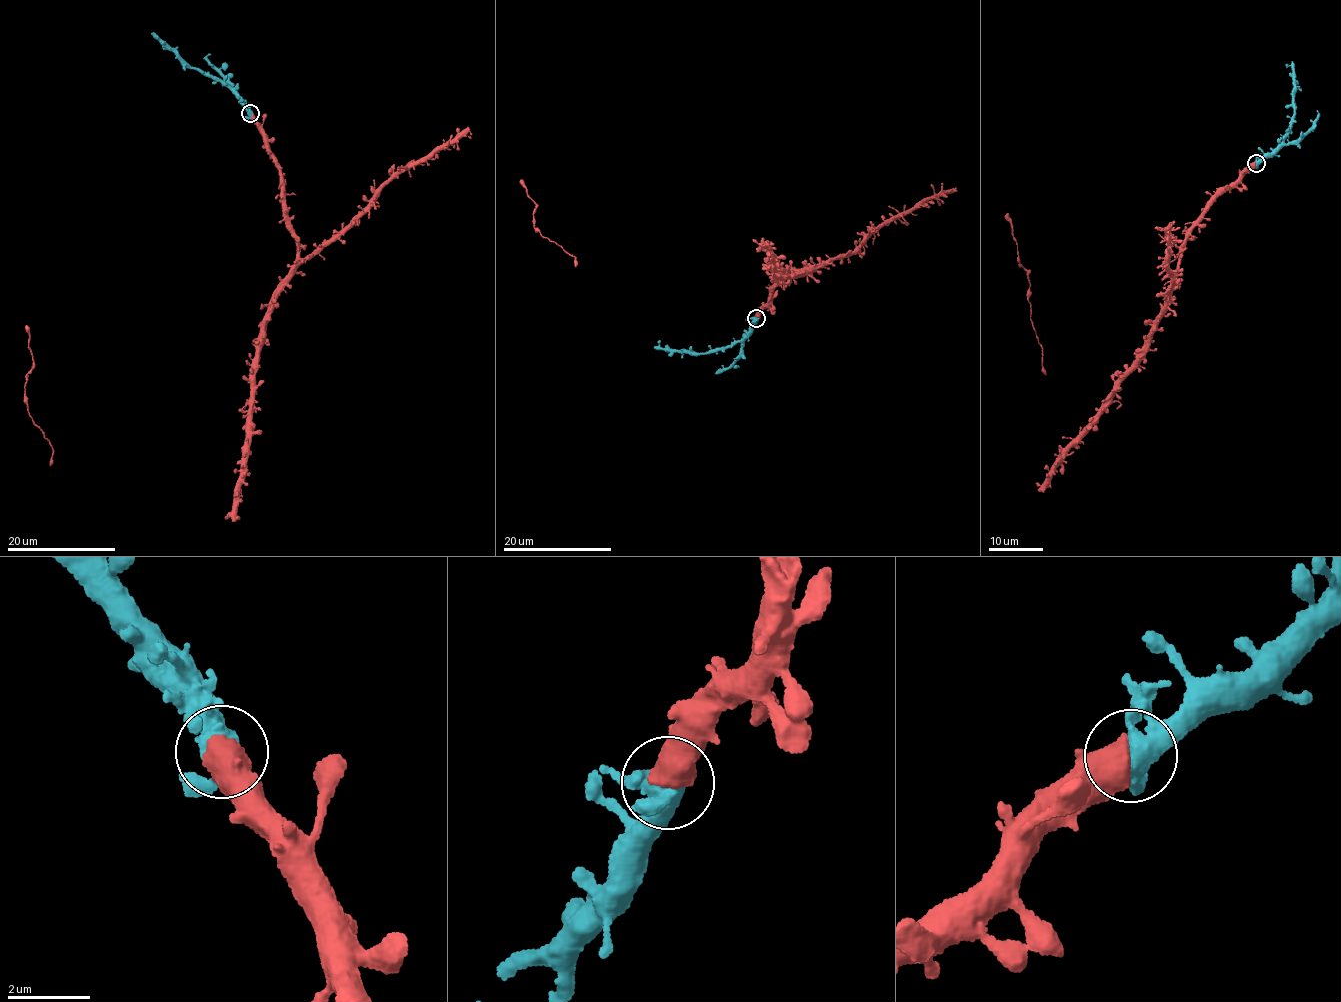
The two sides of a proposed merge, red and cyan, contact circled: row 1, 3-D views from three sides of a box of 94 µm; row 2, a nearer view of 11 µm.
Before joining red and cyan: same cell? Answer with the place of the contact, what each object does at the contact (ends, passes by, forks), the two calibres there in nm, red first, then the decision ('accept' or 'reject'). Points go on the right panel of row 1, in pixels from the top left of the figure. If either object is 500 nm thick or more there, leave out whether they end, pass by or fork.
at (1256, 163); 700 nm thick on the red side, 400 nm on the other; accept

